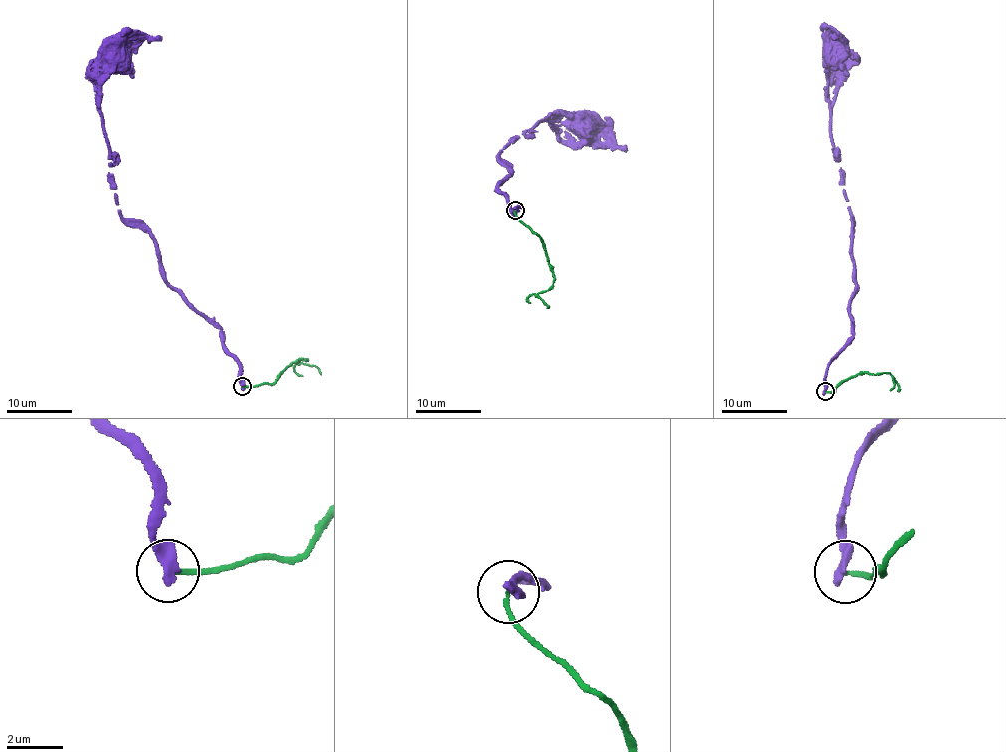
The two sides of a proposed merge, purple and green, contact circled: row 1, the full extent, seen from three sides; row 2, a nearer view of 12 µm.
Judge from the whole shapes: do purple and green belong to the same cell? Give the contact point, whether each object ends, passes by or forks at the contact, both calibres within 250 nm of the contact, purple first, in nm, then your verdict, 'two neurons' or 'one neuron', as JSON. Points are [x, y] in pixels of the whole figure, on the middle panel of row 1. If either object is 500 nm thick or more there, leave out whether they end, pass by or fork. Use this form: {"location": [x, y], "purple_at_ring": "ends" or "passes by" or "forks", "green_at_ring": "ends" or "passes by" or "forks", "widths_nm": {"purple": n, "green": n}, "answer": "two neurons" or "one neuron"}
{"location": [515, 210], "purple_at_ring": "ends", "green_at_ring": "ends", "widths_nm": {"purple": 420, "green": 130}, "answer": "two neurons"}

